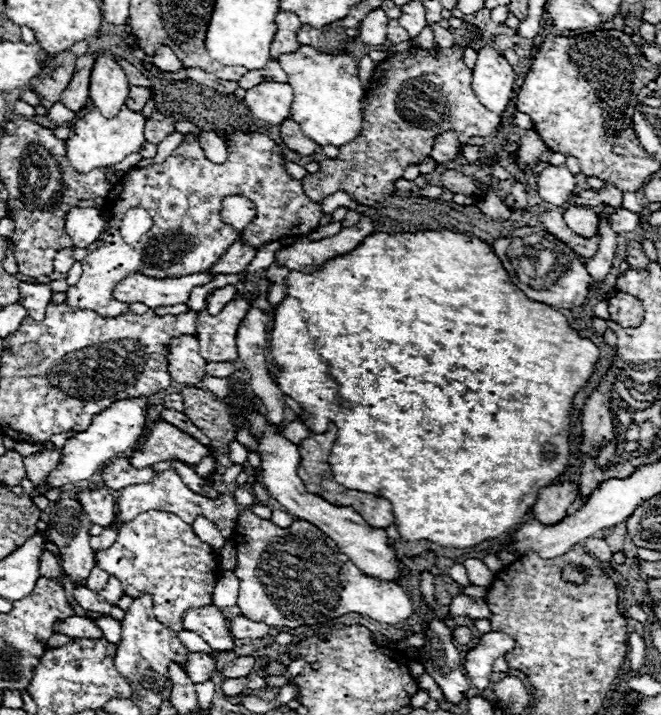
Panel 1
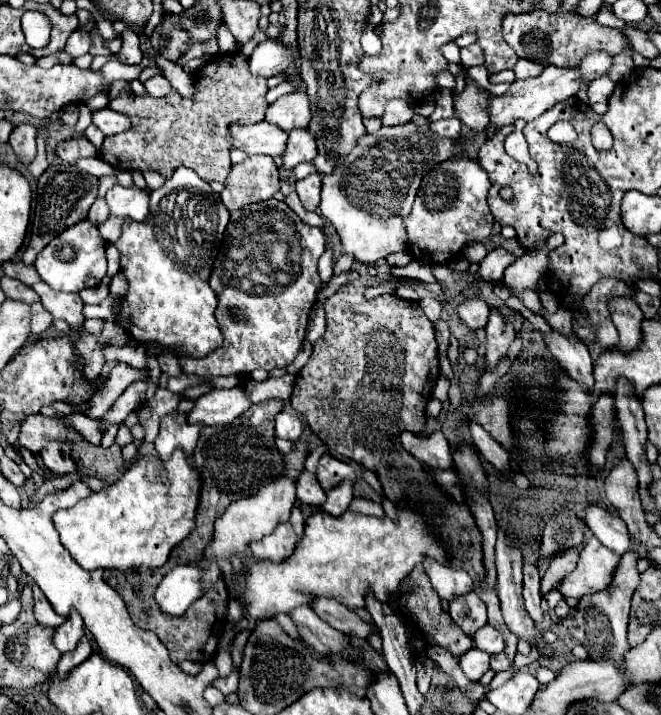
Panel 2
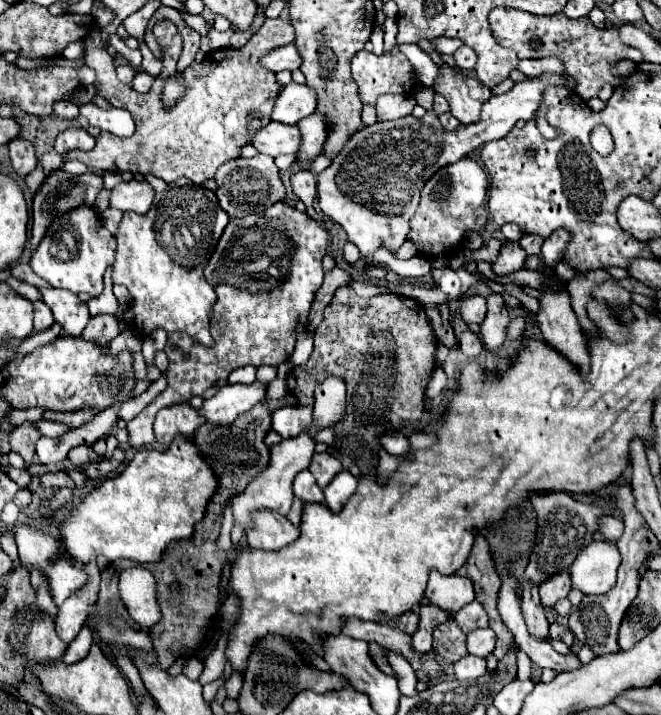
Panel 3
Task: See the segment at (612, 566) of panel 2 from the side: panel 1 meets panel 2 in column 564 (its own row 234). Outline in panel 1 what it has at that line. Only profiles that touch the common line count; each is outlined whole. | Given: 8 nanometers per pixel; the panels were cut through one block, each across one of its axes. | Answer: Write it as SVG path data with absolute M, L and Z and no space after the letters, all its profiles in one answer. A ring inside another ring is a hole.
M568 206L564 212L564 222L572 228L574 234L582 238L594 238L598 234L598 214L594 210Z

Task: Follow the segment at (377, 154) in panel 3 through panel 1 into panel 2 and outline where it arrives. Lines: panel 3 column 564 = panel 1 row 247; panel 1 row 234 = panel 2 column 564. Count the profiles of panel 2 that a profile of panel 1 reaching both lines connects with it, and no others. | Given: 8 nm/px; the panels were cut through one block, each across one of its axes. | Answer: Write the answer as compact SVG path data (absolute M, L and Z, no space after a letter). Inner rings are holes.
M594 52L594 54L588 54L580 68L576 70L566 70L566 68L556 68L556 66L548 66L544 68L544 72L536 78L526 78L526 80L514 80L510 90L502 96L496 96L496 98L490 98L490 104L488 104L488 114L490 114L490 128L492 130L500 130L502 126L510 126L514 124L518 118L522 120L534 120L538 118L544 110L552 108L556 102L562 102L562 100L568 100L572 96L576 96L578 88L582 82L586 80L596 80L600 76L606 74L606 70L610 68L612 64L612 56L608 56L606 52Z

